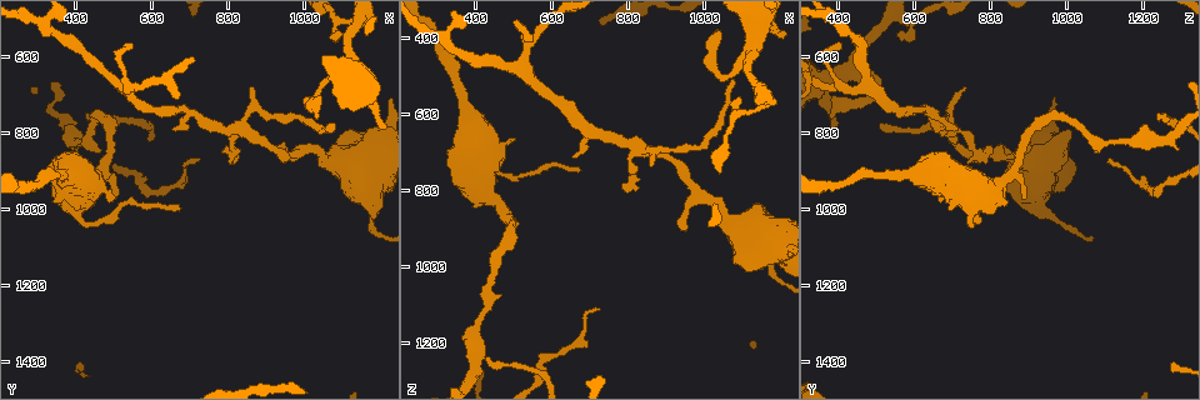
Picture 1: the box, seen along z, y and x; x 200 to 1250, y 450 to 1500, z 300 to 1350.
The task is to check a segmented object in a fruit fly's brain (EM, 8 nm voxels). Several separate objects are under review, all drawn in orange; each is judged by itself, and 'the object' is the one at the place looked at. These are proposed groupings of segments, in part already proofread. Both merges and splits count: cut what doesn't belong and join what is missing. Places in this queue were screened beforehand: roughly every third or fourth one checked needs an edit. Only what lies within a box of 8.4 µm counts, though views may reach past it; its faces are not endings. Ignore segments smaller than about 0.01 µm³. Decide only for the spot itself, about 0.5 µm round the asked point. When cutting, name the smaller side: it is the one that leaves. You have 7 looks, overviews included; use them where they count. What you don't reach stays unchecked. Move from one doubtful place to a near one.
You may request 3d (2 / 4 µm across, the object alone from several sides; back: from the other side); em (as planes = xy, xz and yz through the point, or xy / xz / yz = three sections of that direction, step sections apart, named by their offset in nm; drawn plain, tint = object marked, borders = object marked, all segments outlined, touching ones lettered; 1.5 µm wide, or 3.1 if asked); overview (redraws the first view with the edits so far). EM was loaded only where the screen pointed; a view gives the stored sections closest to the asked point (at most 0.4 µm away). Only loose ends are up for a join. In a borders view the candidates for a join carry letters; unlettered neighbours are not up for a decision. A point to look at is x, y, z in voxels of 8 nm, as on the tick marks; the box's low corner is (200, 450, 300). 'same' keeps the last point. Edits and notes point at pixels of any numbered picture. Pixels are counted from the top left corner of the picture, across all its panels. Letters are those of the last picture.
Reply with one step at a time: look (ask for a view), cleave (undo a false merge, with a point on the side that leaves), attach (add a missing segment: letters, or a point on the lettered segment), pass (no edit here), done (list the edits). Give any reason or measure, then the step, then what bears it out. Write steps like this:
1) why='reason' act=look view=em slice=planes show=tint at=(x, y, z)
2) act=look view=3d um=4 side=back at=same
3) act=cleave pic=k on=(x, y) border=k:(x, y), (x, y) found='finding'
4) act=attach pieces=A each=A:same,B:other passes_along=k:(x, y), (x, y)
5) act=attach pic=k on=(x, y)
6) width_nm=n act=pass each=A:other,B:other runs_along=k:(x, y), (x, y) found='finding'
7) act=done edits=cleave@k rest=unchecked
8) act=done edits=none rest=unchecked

why='an open end' act=look view=em slice=xz step=8 show=borders at=(1040, 760, 375)

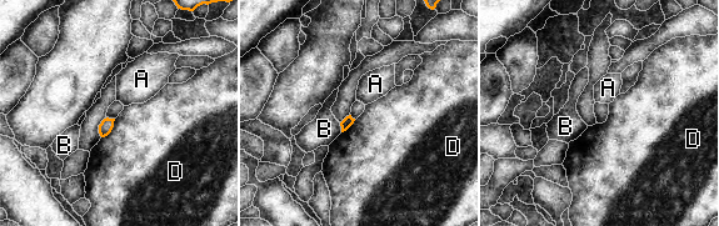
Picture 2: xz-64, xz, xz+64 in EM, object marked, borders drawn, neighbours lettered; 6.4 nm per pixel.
why='another direction' act=look view=em slice=planes show=borders at=same

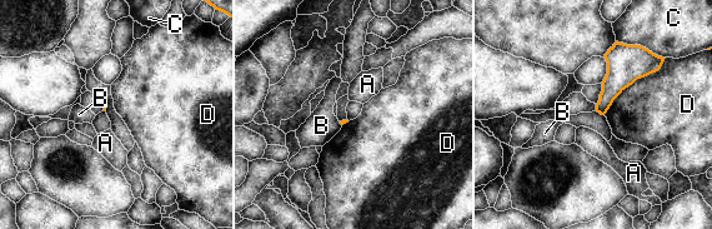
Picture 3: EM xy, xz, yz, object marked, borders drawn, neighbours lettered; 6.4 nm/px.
longest_contact=D:500nm act=pass each=A:other,B:other,C:other,D:other border=3:(663, 61), (603, 114) found='none of them fits'

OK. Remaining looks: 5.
why='tapers out' act=look view=3d um=4 at=(725, 865, 1110)

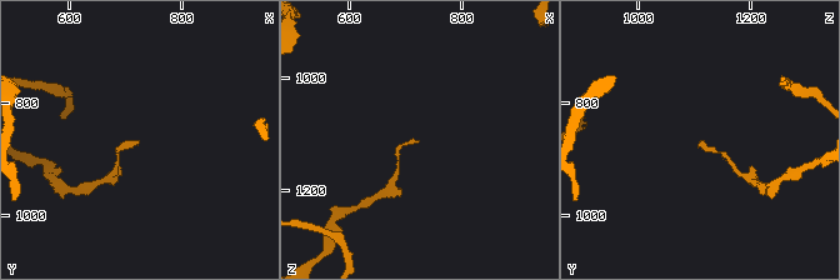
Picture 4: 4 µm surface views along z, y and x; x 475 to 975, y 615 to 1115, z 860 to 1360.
why='shape alone is not enough' act=look view=em slice=planes show=borders at=(725, 870, 1115)

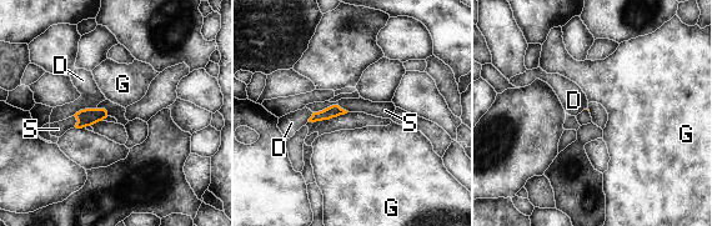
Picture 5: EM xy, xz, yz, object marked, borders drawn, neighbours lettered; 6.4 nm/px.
act=pass each=D:other,G:other,S:other border=5:(349, 111), (330, 105), (314, 112) found='none of them fits'

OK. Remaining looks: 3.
why='free end' act=look view=3d um=4 side=back at=(675, 1000, 750)

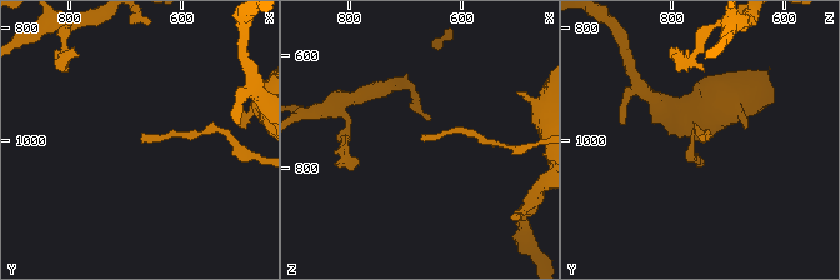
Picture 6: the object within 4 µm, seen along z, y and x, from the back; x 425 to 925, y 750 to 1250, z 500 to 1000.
act=look view=em slice=planes show=borders at=(670, 995, 745)

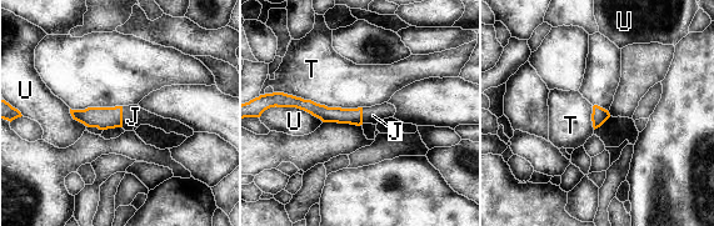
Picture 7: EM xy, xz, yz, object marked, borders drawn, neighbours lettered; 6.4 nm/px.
act=attach pieces=J each=J:same,T:other,U:other found='the neuron continues'

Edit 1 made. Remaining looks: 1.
act=done edits=attach@7 rest=unchecked

